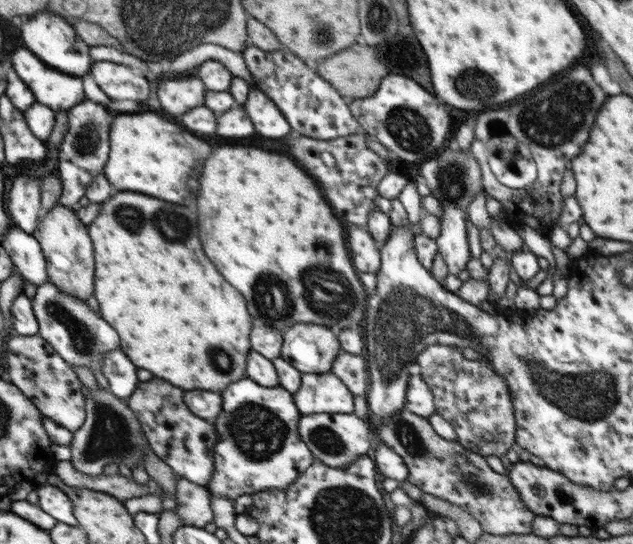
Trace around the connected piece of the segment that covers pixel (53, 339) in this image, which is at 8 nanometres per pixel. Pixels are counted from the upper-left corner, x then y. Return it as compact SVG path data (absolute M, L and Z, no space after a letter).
M44 282L37 287L35 296L31 299L31 306L39 324L38 334L47 340L70 366L88 367L92 372L95 369L100 371L104 361L102 352L118 348L120 338L84 302L67 295L58 285L50 282Z

